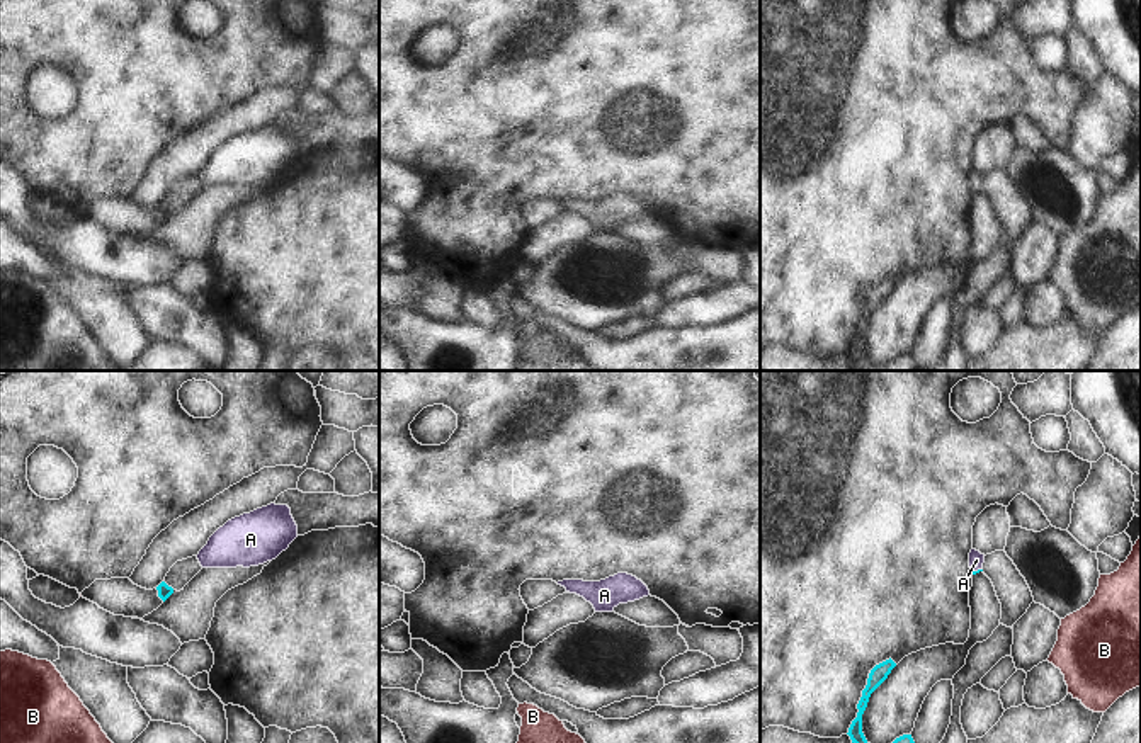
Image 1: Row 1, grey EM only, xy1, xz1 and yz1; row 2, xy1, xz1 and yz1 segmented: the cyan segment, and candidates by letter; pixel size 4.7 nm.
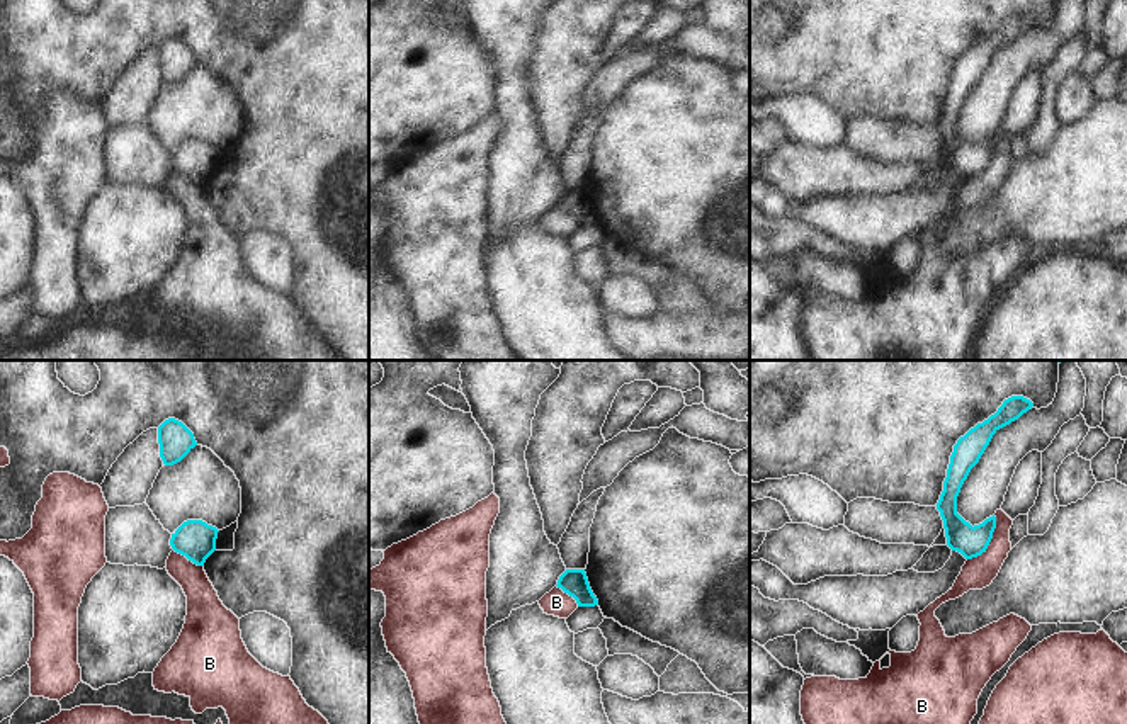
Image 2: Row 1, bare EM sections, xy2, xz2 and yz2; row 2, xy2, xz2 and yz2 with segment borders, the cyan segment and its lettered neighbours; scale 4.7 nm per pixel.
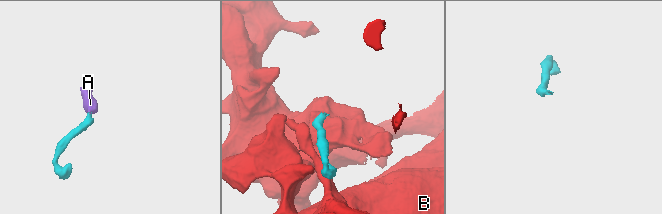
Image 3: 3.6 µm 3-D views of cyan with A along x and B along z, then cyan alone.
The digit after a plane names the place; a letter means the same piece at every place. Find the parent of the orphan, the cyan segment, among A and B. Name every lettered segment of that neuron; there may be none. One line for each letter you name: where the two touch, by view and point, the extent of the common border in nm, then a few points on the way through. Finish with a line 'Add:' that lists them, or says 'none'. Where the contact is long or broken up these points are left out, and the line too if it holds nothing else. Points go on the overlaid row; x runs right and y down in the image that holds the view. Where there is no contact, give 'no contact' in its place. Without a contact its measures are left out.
A: meets cyan in yz1 at (978, 570); contact 50 nm long; runs through yz1 (973, 572), (978, 570), (976, 560)
Add: A

